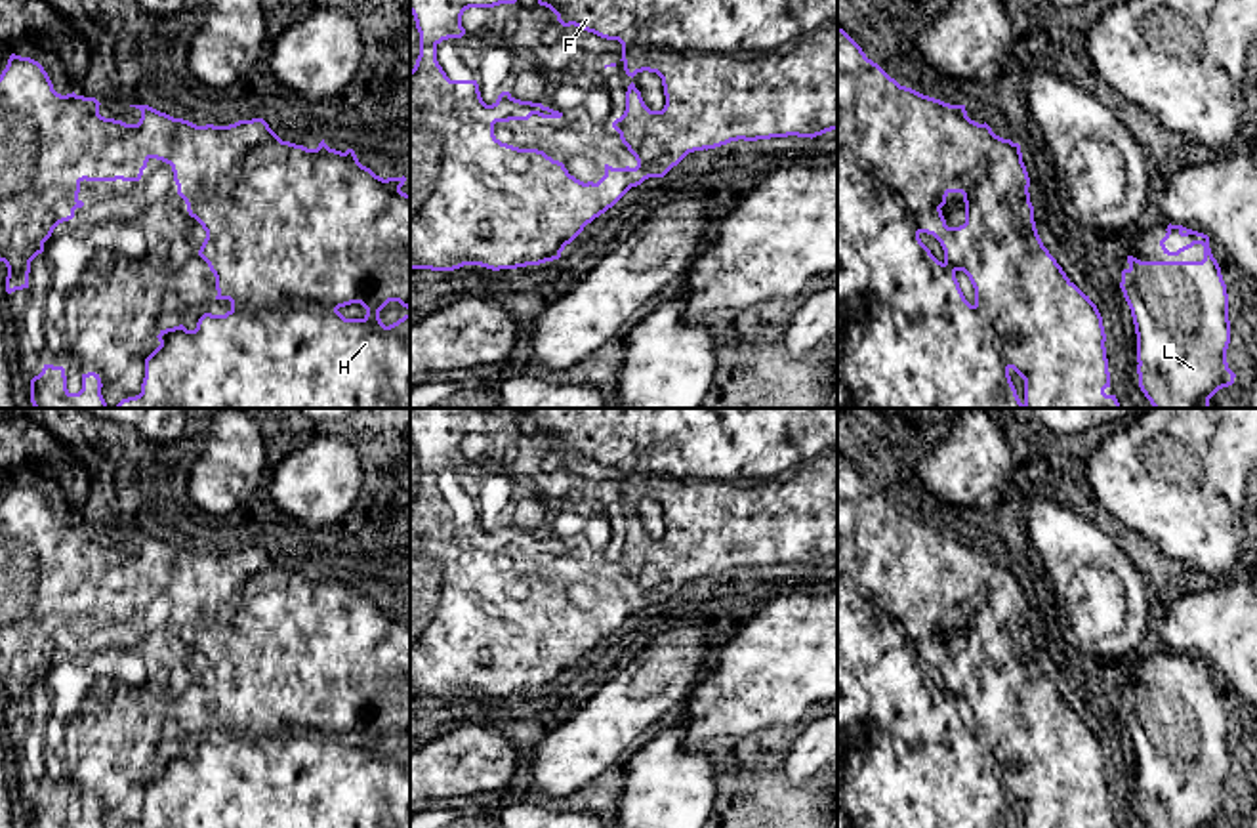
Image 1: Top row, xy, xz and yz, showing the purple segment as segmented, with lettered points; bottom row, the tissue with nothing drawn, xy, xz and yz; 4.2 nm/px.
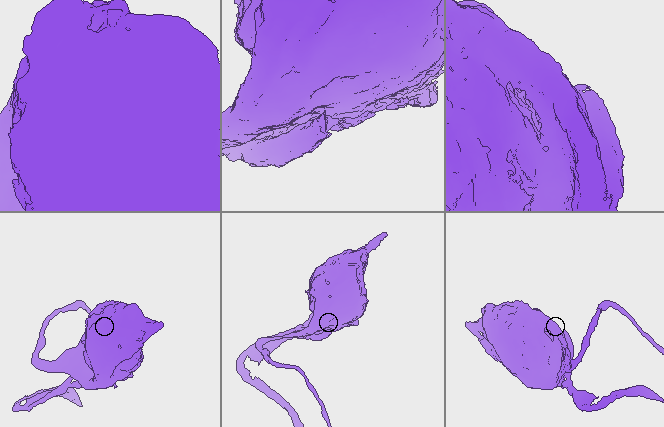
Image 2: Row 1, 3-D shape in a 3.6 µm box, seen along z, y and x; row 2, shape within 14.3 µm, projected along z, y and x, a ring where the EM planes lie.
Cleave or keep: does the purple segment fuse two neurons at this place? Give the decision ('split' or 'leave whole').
split

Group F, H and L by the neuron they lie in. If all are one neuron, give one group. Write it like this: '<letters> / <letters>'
F H / L

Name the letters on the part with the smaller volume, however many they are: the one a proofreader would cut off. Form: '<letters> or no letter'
L

